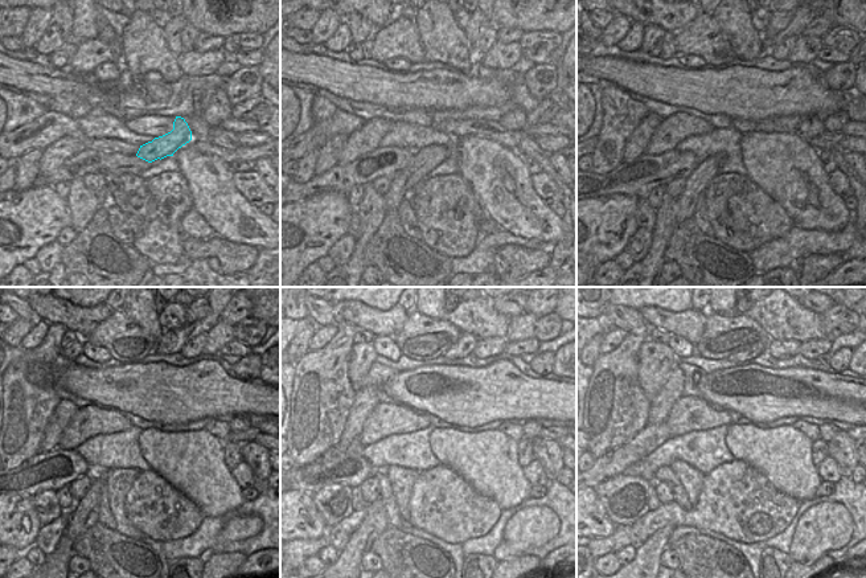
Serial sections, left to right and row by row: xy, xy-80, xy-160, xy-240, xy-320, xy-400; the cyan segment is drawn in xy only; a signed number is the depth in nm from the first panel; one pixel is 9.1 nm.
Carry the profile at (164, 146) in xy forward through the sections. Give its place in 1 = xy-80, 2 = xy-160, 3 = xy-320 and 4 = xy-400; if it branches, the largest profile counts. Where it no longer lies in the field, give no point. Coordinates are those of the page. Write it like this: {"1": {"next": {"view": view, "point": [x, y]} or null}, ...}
{"1": {"next": {"view": "xy-80", "point": [427, 159]}}, "2": {"next": {"view": "xy-160", "point": [697, 183]}}, "3": {"next": {"view": "xy-320", "point": [376, 523]}}, "4": {"next": {"view": "xy-400", "point": [648, 554]}}}

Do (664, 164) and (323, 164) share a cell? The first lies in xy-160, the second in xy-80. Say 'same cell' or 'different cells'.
different cells

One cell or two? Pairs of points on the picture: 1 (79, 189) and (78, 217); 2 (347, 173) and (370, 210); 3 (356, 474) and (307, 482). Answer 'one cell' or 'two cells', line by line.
1: one cell
2: two cells
3: one cell

